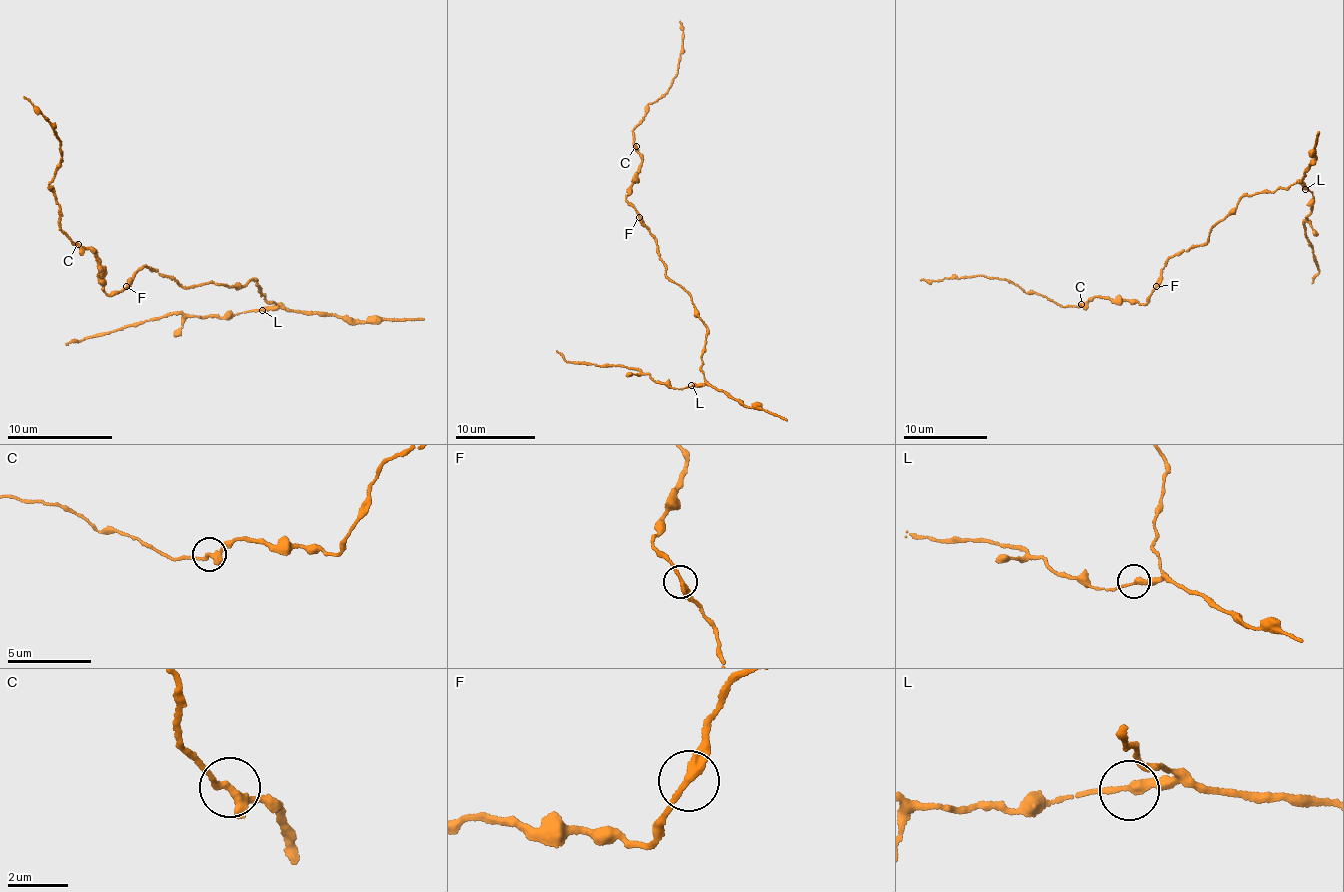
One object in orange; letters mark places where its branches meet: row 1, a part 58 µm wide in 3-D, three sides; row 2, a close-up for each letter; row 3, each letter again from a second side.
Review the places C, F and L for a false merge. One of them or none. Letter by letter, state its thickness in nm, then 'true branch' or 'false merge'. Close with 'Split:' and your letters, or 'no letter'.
C: calibre 280 nm; true branch
F: calibre 260 nm; true branch
L: calibre 240 nm; true branch
Split: no letter

